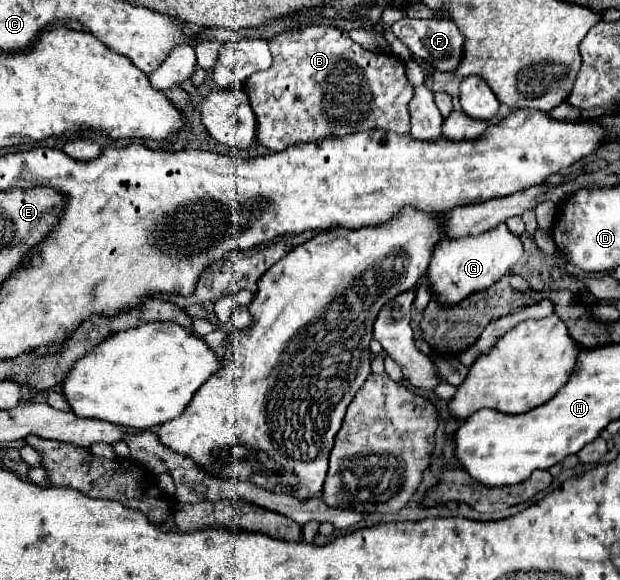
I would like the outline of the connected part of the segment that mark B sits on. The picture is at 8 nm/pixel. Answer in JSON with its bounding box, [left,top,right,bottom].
[244,26,412,152]

